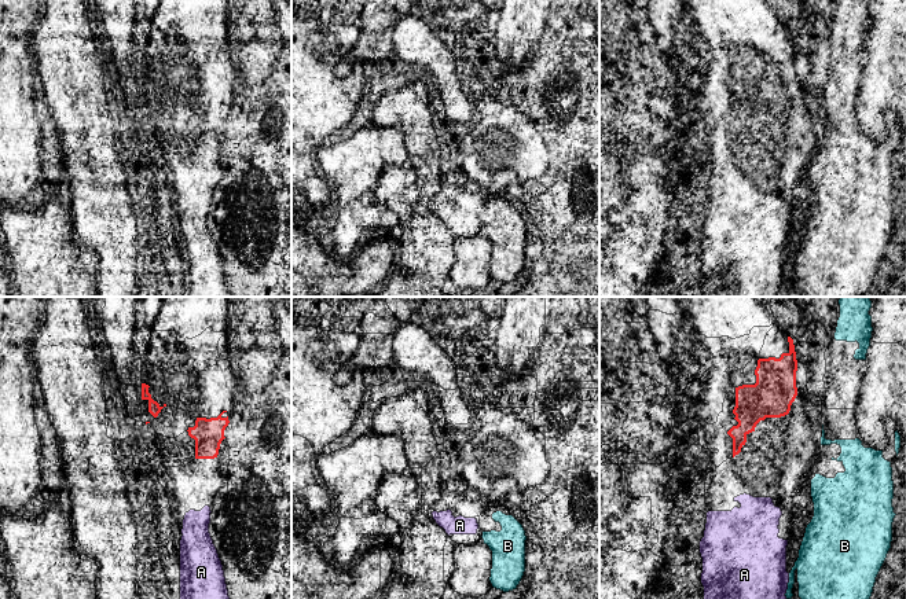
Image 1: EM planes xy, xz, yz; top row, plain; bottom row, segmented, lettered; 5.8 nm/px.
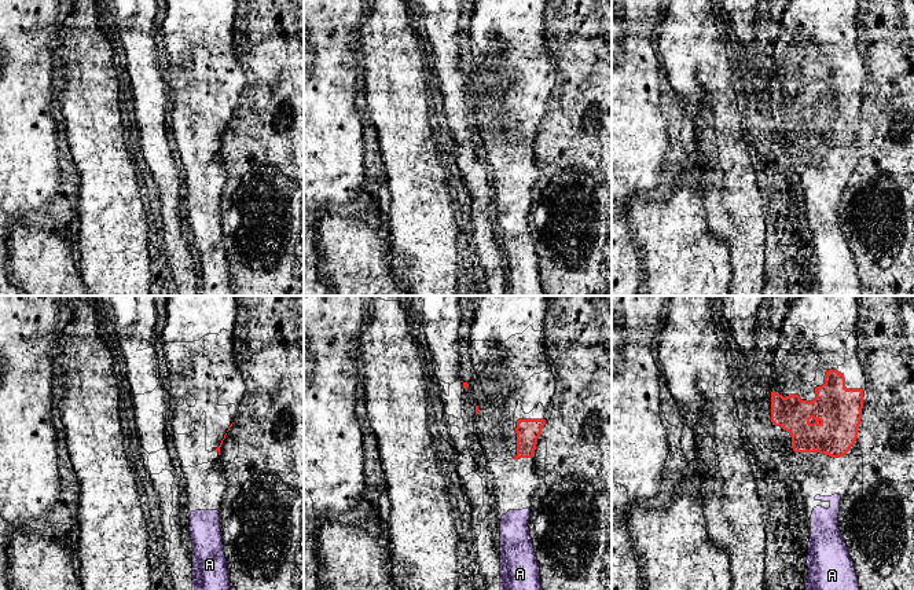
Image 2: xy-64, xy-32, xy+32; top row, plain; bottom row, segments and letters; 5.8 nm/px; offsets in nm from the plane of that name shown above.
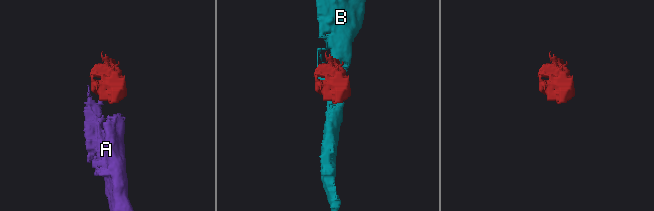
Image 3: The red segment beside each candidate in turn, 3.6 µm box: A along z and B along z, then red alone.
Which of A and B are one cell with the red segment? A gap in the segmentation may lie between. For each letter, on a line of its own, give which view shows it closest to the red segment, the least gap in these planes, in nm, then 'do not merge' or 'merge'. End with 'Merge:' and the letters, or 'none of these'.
A: yz | 220 nm | merge
B: yz | 220 nm | do not merge
Merge: A

